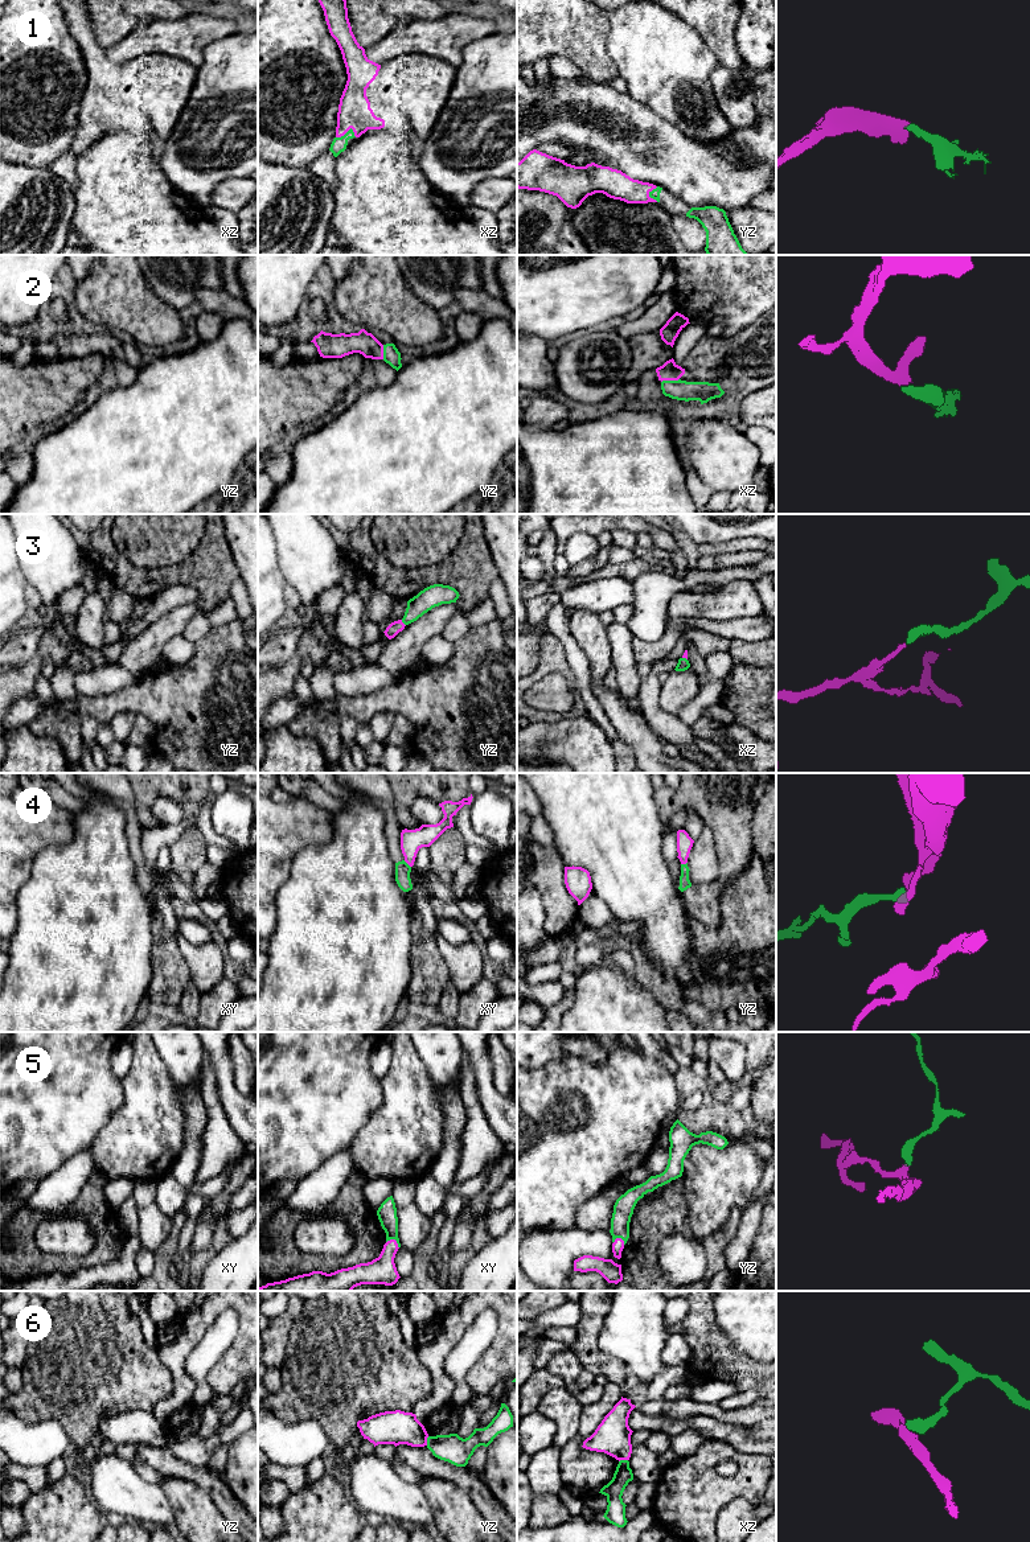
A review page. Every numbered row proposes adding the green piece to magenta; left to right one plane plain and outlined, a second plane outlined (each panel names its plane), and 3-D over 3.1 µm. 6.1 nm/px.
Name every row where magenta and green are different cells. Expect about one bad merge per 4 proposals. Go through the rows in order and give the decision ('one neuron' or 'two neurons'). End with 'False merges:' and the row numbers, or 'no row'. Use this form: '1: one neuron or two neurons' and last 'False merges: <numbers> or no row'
1: one neuron
2: one neuron
3: one neuron
4: one neuron
5: one neuron
6: two neurons
False merges: 6

